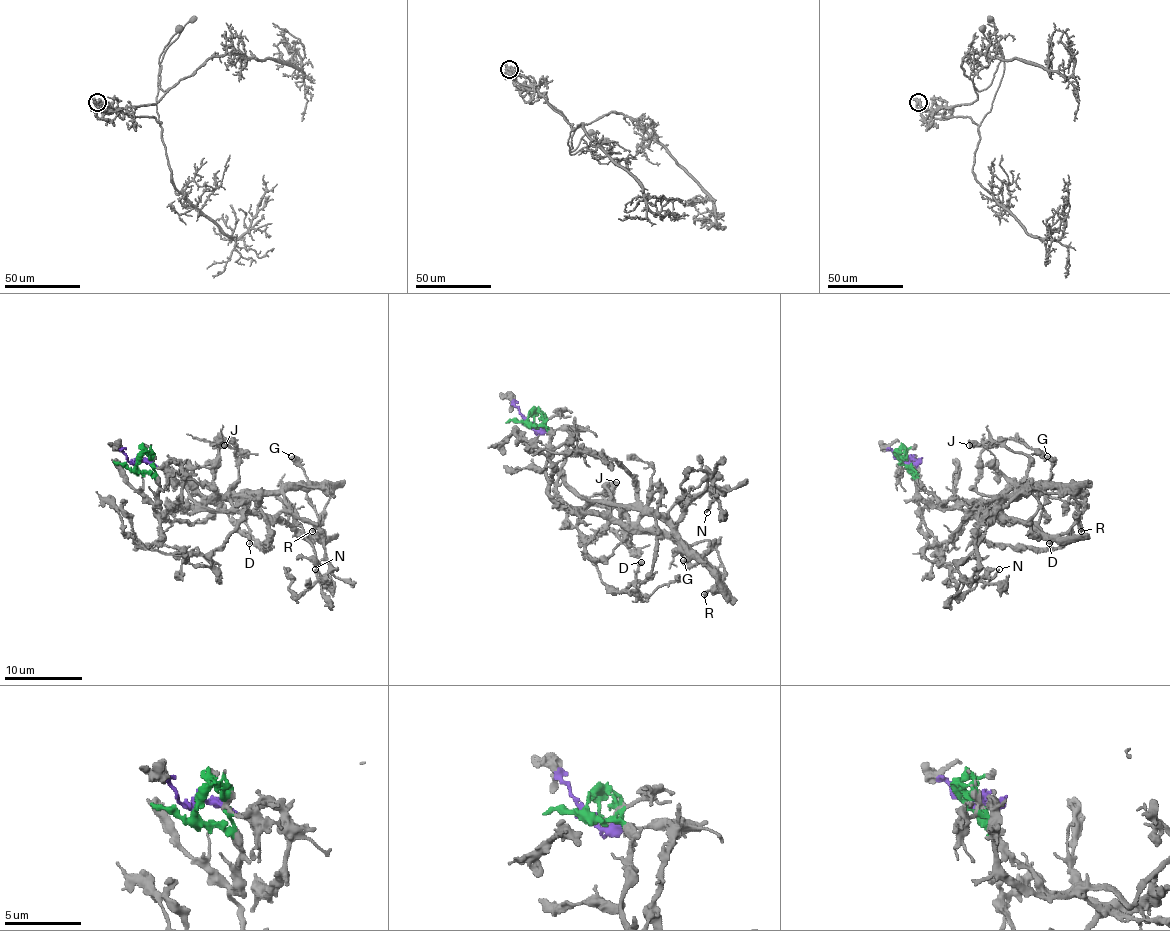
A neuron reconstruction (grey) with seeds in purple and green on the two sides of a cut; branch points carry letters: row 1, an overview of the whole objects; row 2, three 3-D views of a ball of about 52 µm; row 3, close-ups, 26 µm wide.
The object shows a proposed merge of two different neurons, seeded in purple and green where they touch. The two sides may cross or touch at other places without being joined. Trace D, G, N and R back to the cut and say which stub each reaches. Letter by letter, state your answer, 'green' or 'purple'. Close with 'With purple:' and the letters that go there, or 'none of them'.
D: purple
G: green
N: green
R: green
With purple: D

